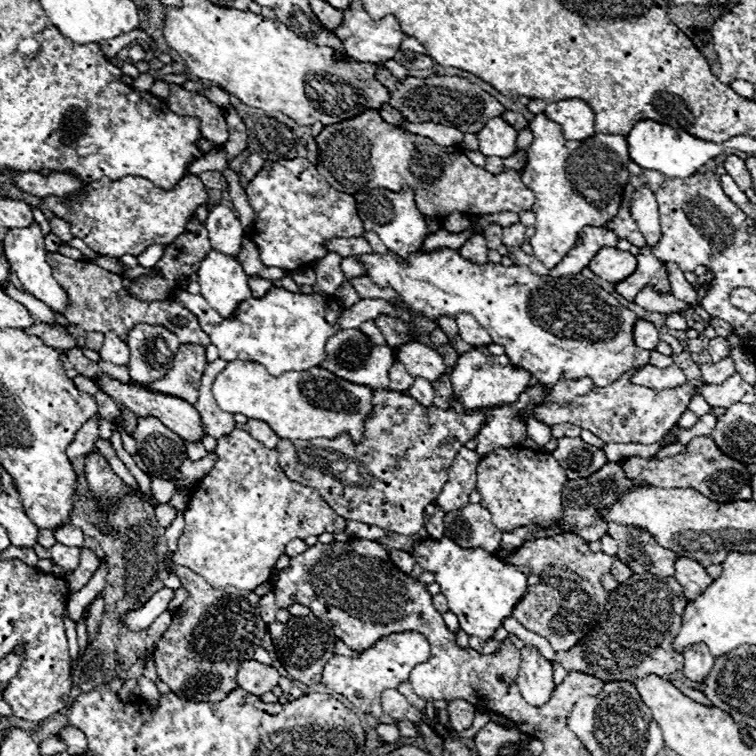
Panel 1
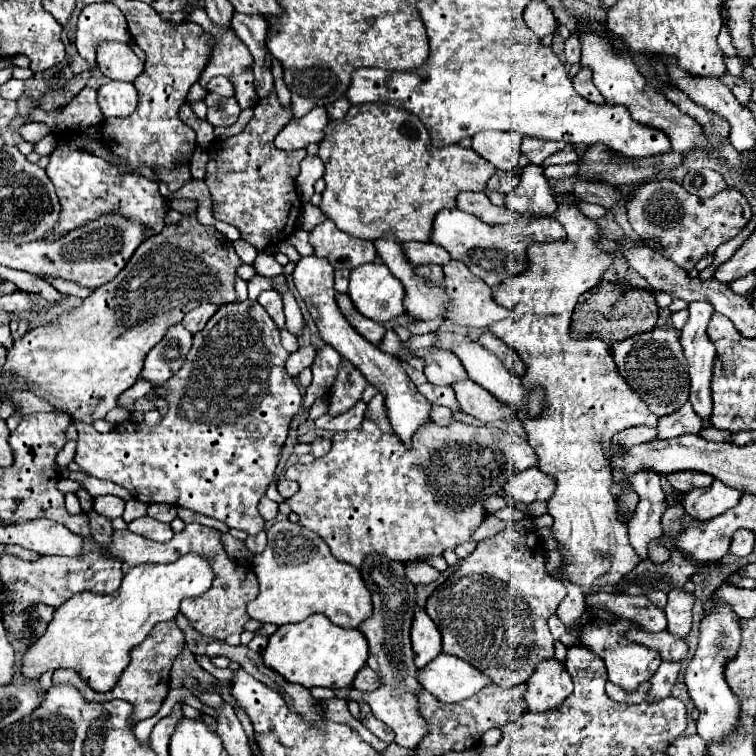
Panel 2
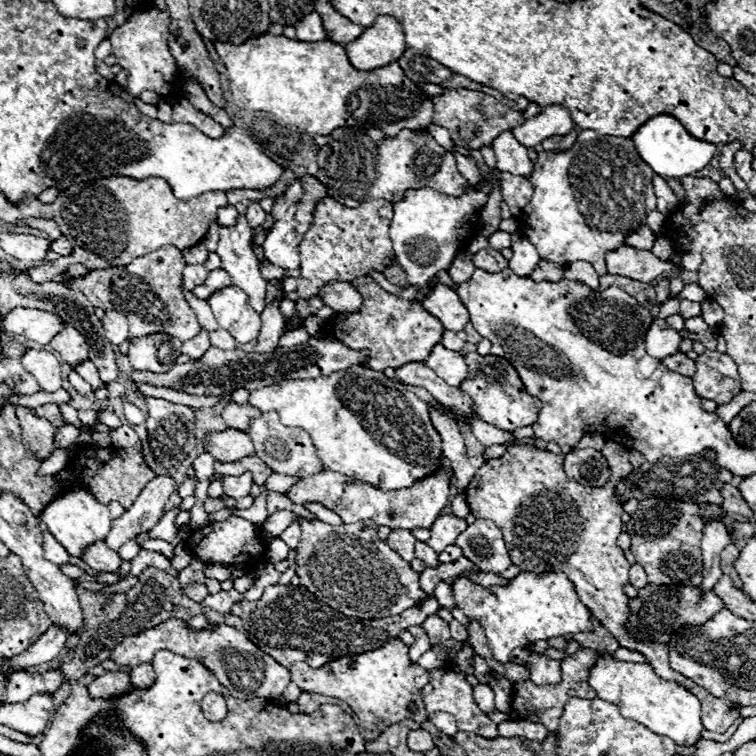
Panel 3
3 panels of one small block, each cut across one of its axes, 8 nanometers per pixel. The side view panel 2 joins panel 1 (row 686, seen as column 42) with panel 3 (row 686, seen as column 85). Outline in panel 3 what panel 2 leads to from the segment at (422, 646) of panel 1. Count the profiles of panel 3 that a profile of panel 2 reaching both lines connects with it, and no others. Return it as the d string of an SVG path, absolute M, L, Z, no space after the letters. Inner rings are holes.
M398 638L372 652L364 652L364 656L338 658L322 668L310 668L306 662L296 662L290 666L290 676L304 692L334 696L350 704L360 720L360 726L372 732L380 732L404 718L412 718L418 724L426 720L420 690L428 684L428 670L410 662L408 646Z

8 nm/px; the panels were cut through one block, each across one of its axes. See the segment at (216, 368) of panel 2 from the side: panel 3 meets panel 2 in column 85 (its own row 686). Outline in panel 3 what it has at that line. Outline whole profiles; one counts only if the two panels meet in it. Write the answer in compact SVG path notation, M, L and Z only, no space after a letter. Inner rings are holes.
M446 666L442 670L430 670L430 682L420 690L420 696L424 700L424 708L428 714L432 712L448 712L456 718L458 730L462 732L476 732L478 736L484 736L488 740L498 738L498 726L476 706L472 698L472 686L464 680L462 672L454 672L452 666Z

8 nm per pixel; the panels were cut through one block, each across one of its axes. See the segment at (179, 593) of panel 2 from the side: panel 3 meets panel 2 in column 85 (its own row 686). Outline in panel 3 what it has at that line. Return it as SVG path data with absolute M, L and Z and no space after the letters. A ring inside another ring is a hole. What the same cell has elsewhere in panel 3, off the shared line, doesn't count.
M600 654L596 666L590 670L588 682L598 692L598 698L616 704L626 718L644 724L652 732L660 732L660 736L672 738L678 746L694 746L700 738L700 732L704 730L698 698L682 686L660 678L650 664L622 662Z

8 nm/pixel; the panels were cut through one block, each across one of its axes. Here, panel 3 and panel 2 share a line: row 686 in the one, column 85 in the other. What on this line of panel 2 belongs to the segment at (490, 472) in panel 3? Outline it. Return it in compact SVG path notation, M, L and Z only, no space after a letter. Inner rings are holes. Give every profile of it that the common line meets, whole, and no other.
M174 620L160 622L160 624L156 624L156 628L152 628L148 638L140 646L136 646L132 650L132 660L130 660L128 668L124 670L124 674L120 676L120 682L116 684L114 690L110 690L106 694L98 694L98 692L90 690L88 684L74 670L56 670L52 674L52 684L72 684L76 690L80 690L80 694L88 702L104 702L104 700L114 700L114 698L126 700L126 702L130 702L134 706L132 724L136 724L136 722L140 722L144 718L154 716L160 710L164 698L168 696L170 668L172 668L176 656L182 652L182 648L184 648L184 634L176 626L176 622Z

